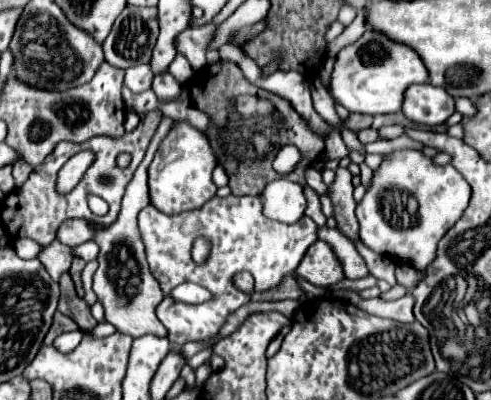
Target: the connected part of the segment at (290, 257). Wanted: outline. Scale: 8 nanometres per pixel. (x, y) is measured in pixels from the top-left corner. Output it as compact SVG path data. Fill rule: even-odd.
M213 197L197 211L185 211L181 215L165 215L153 205L147 205L139 213L139 231L145 243L147 261L153 277L159 281L165 299L157 307L159 321L169 331L169 341L175 347L185 345L187 341L209 341L213 339L227 317L237 311L241 305L251 301L249 293L233 287L231 277L241 271L249 271L255 279L255 291L265 291L281 283L281 279L297 269L305 251L317 241L317 223L311 217L287 225L273 221L263 215L263 205L259 197ZM195 237L207 237L213 245L211 257L205 265L195 265L191 259L191 245ZM193 281L211 291L211 299L199 305L187 305L173 301L169 293L185 283Z

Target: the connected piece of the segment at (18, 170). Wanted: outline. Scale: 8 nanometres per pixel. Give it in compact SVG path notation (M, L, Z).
M25 161L15 163L15 165L13 165L13 179L15 179L15 185L21 187L21 185L25 183L25 179L29 177L29 173L31 173L31 167L29 167Z

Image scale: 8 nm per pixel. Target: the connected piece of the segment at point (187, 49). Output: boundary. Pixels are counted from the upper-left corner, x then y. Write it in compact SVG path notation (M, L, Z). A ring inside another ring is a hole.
M203 25L203 27L187 27L175 37L175 47L177 53L185 55L191 63L191 67L197 71L205 67L205 53L207 53L207 43L211 41L215 33L213 25Z

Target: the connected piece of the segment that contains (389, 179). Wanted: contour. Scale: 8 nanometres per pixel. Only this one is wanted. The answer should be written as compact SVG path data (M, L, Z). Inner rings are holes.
M395 149L383 155L379 169L357 205L361 241L377 255L393 261L407 261L423 271L437 257L437 245L465 213L471 199L471 187L453 165L435 165L419 149Z

